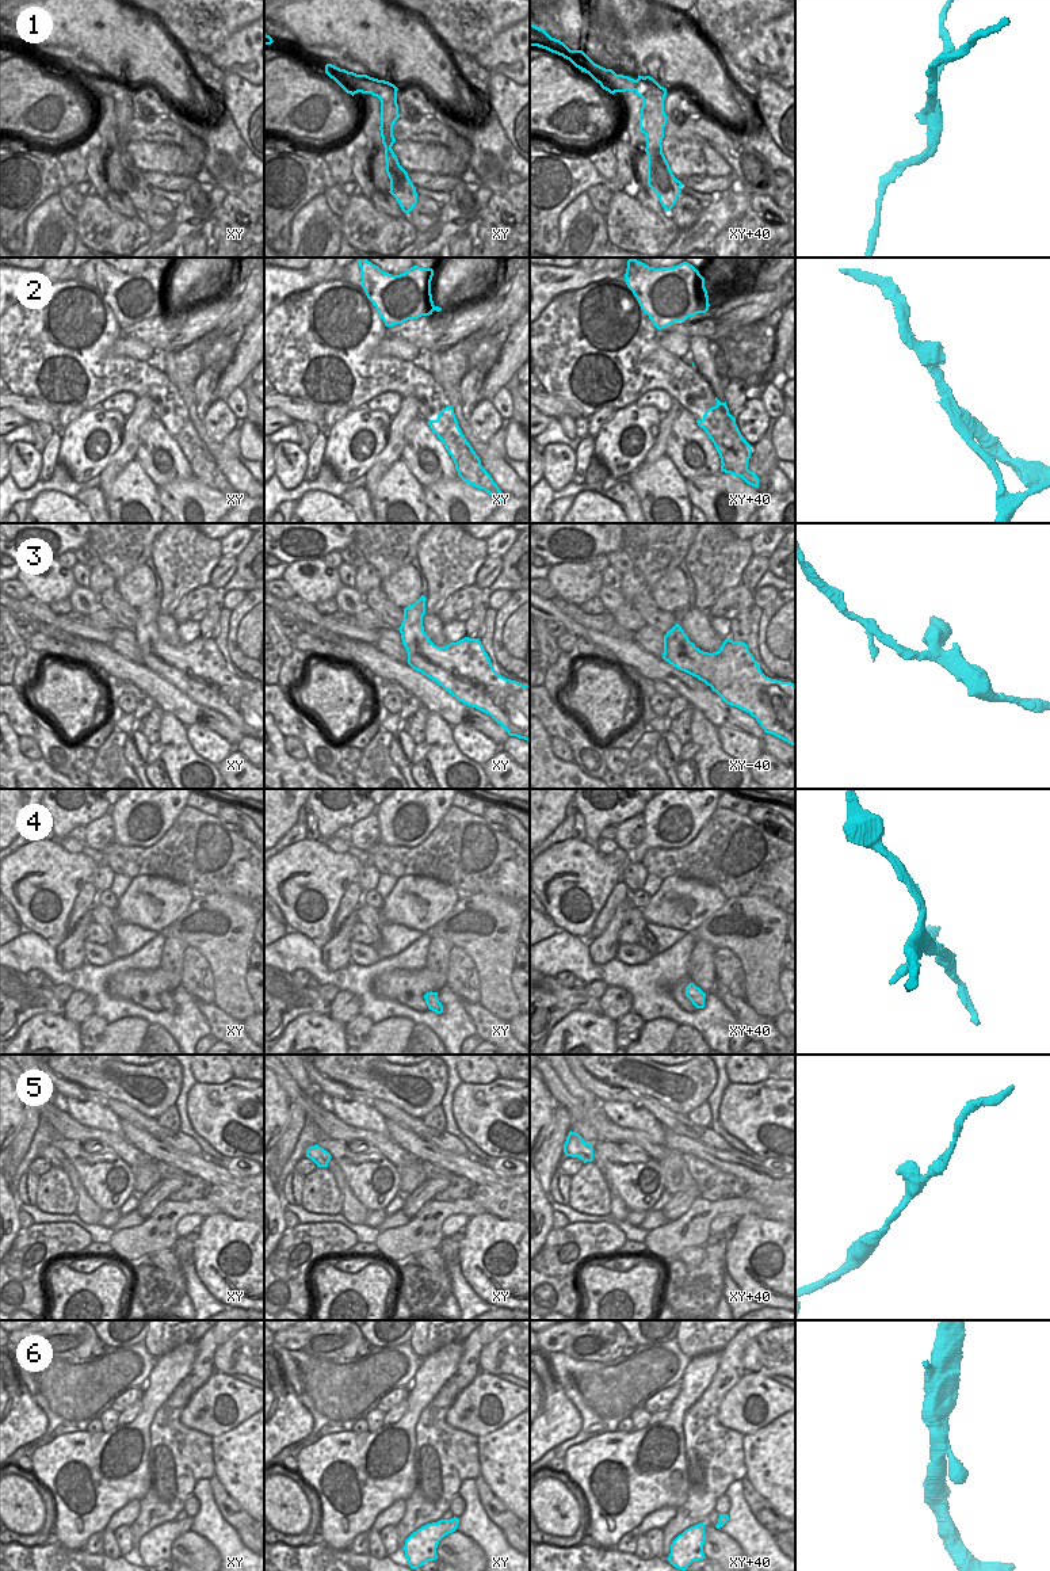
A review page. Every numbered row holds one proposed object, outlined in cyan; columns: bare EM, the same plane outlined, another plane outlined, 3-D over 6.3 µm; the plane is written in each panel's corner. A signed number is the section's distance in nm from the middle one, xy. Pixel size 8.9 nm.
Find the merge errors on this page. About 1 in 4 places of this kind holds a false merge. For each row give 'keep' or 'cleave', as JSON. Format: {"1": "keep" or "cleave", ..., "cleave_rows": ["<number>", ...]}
{"1": "cleave", "2": "cleave", "3": "keep", "4": "keep", "5": "keep", "6": "keep", "cleave_rows": ["1", "2"]}

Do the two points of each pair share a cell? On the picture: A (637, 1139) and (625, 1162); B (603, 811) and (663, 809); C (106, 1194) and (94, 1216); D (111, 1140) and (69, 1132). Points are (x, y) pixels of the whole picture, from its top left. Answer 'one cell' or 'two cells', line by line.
A: two cells
B: two cells
C: two cells
D: one cell

